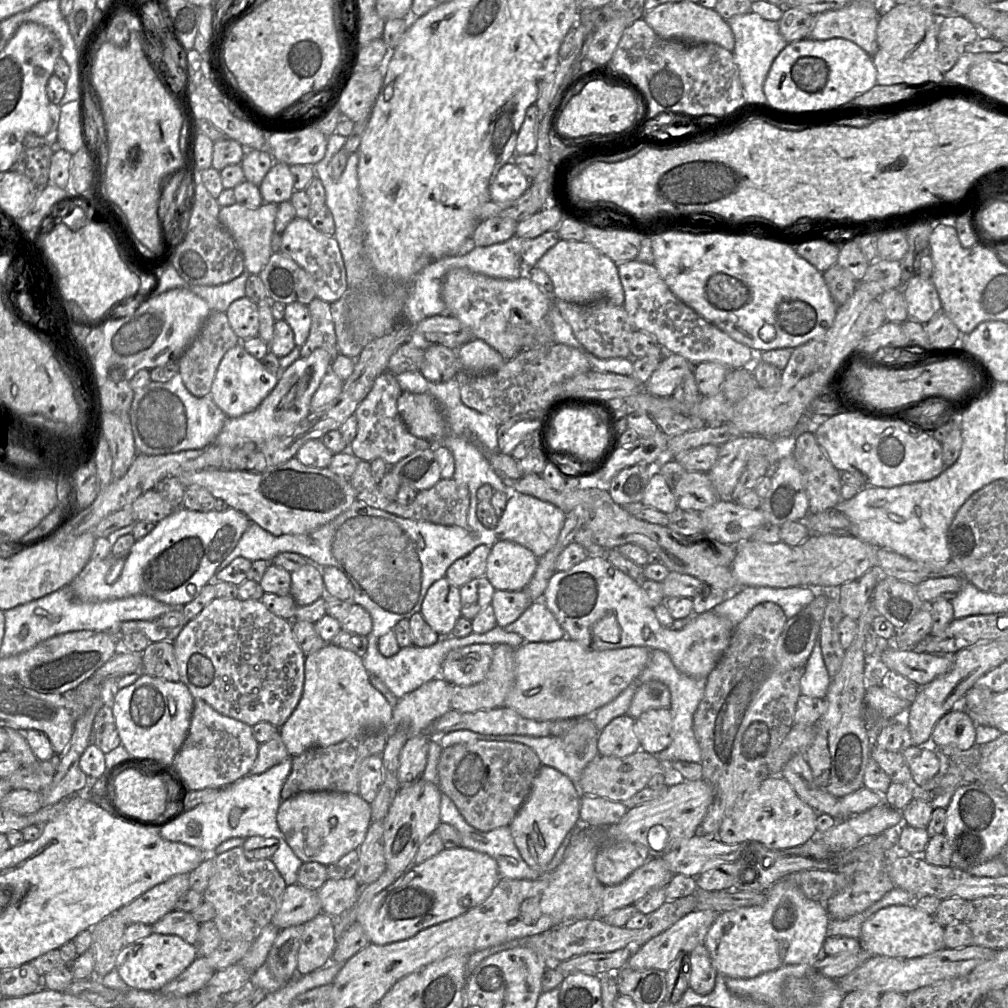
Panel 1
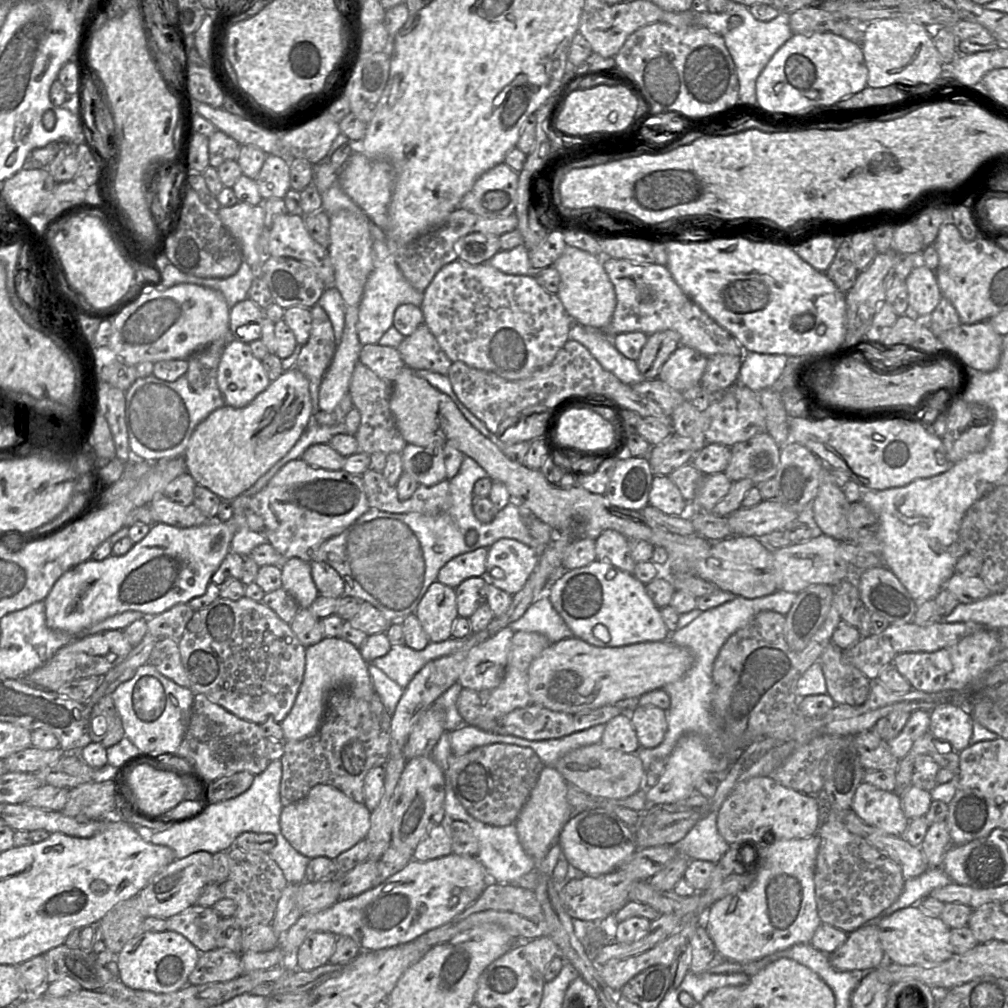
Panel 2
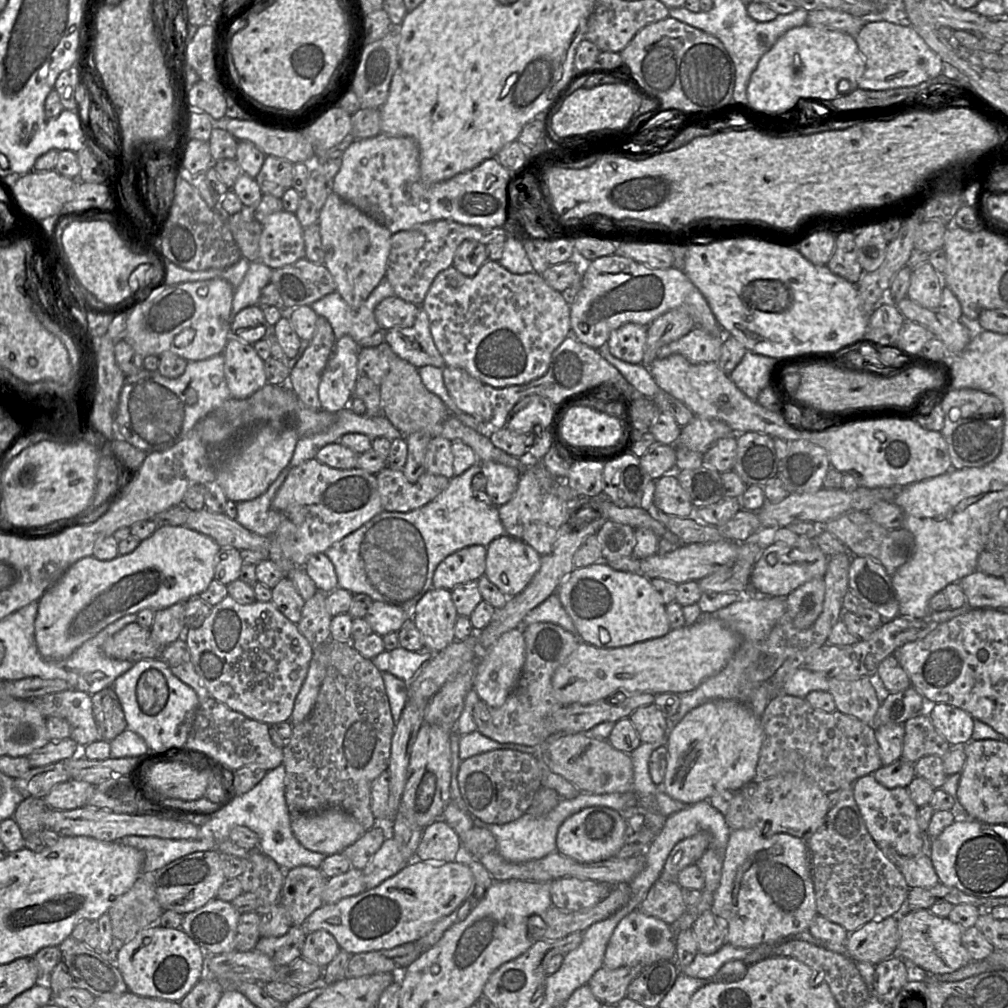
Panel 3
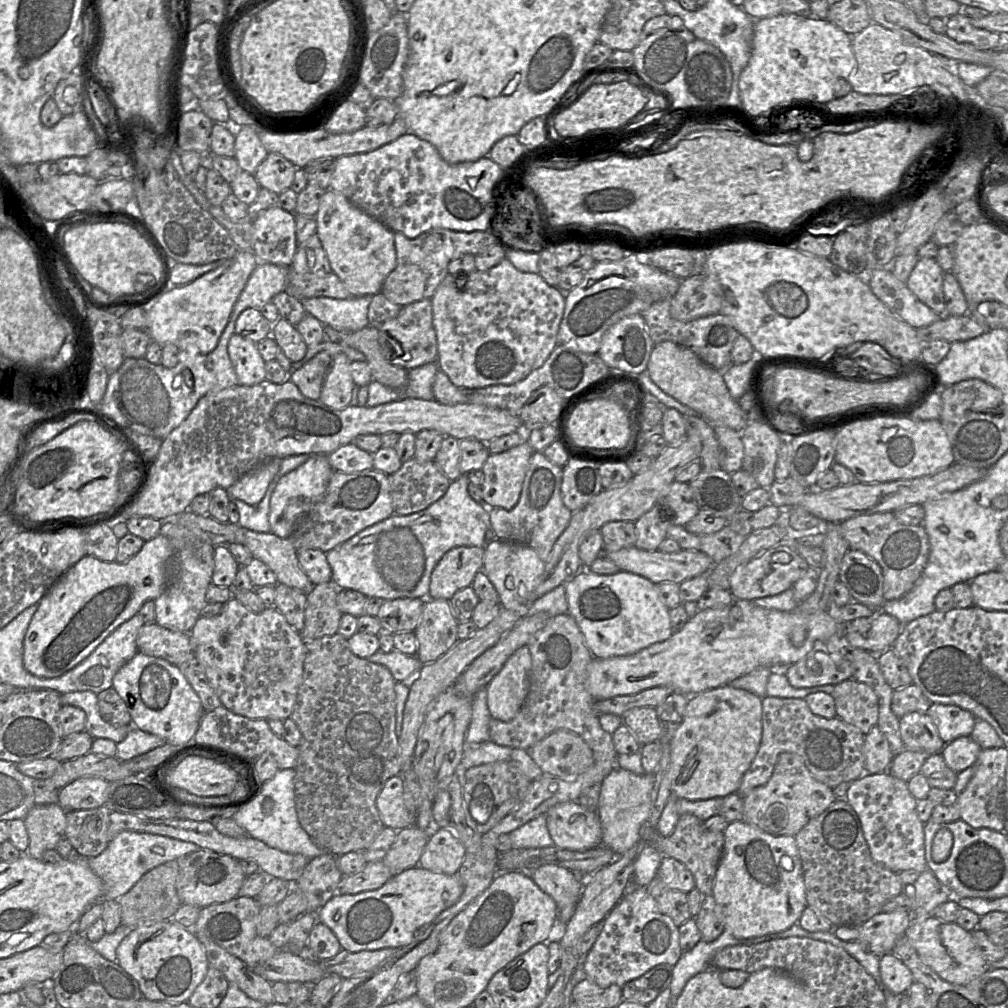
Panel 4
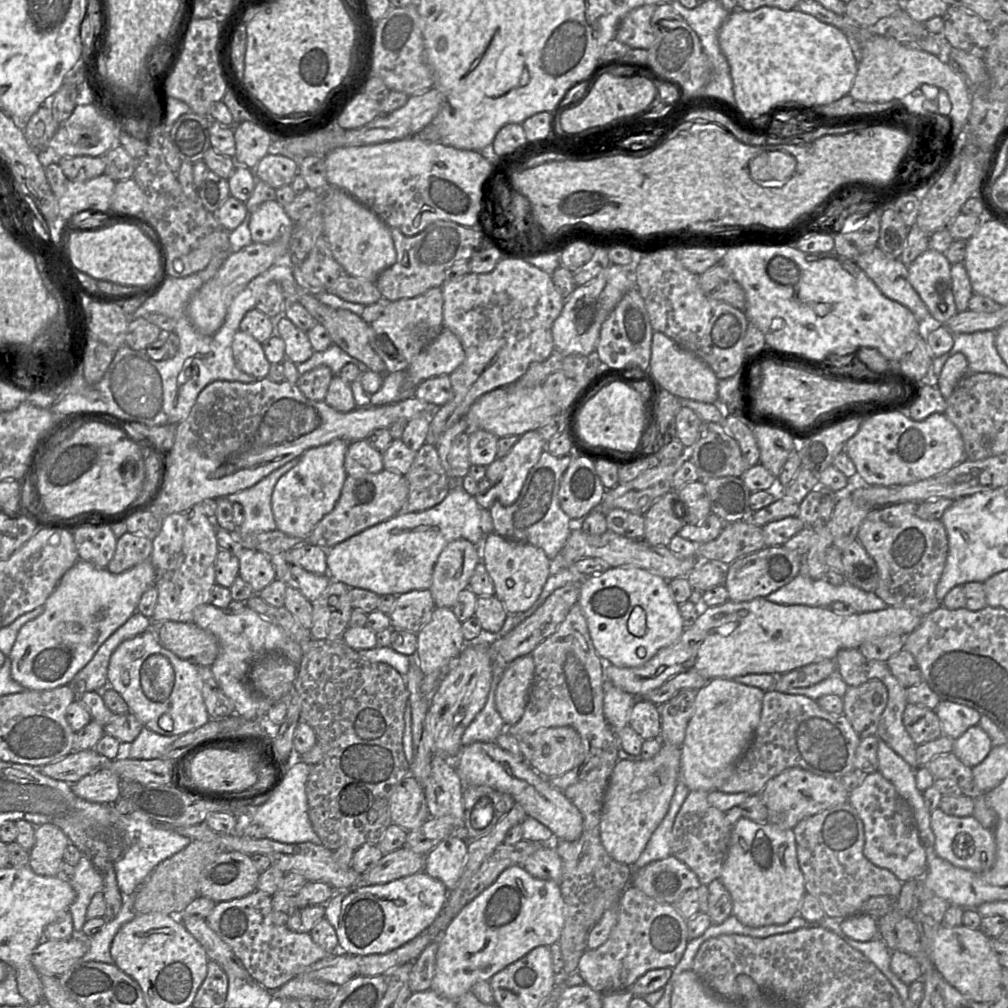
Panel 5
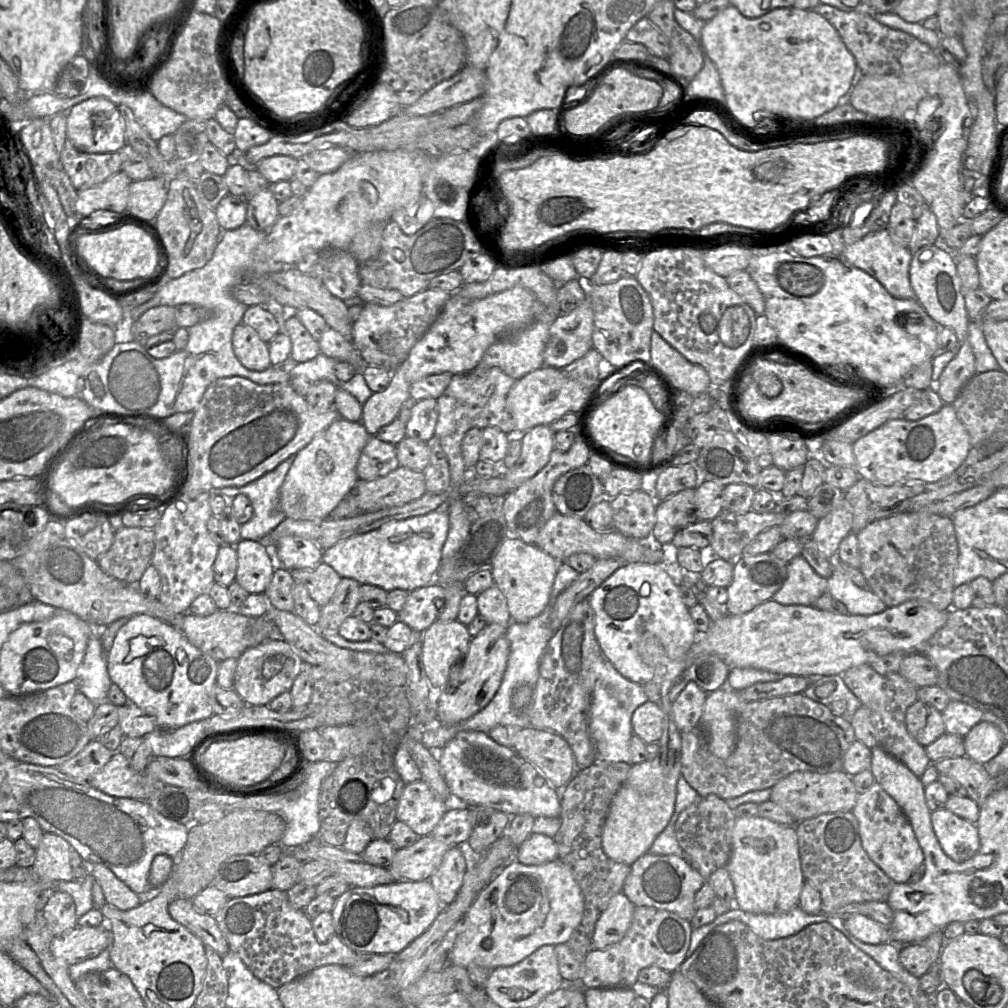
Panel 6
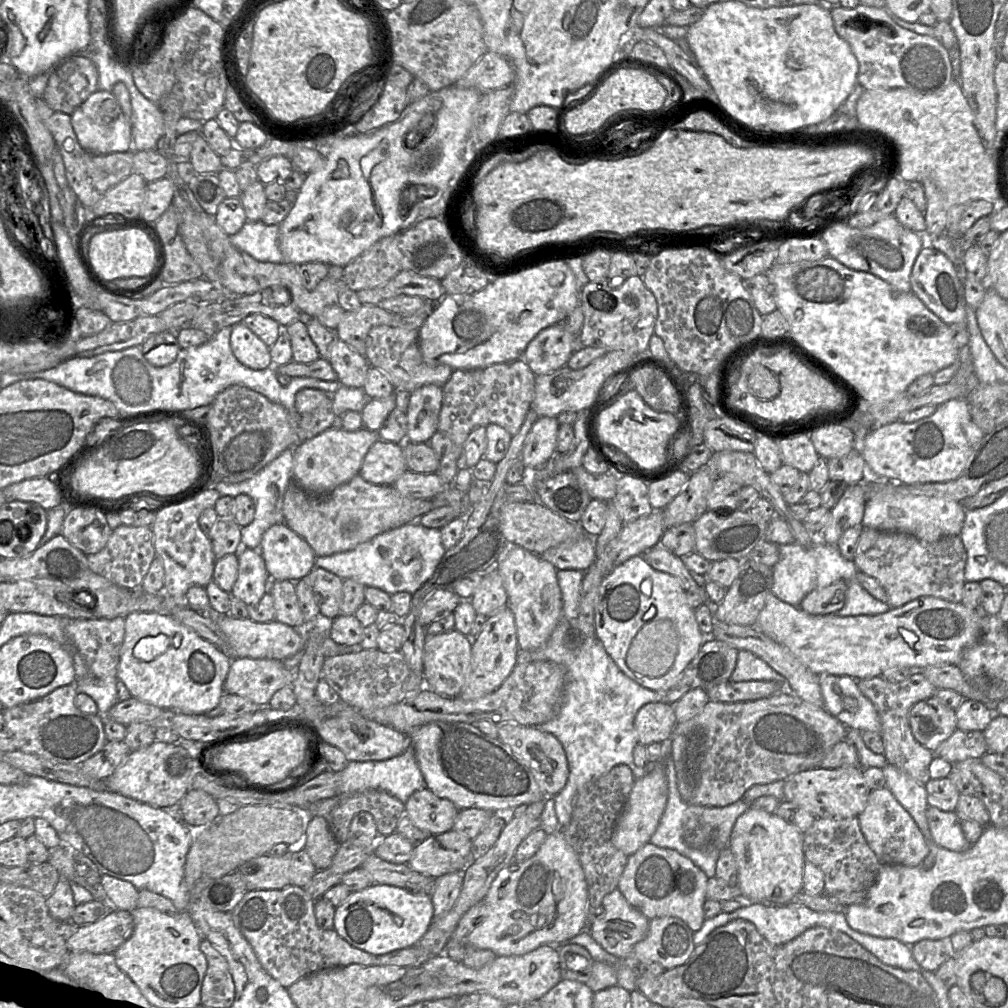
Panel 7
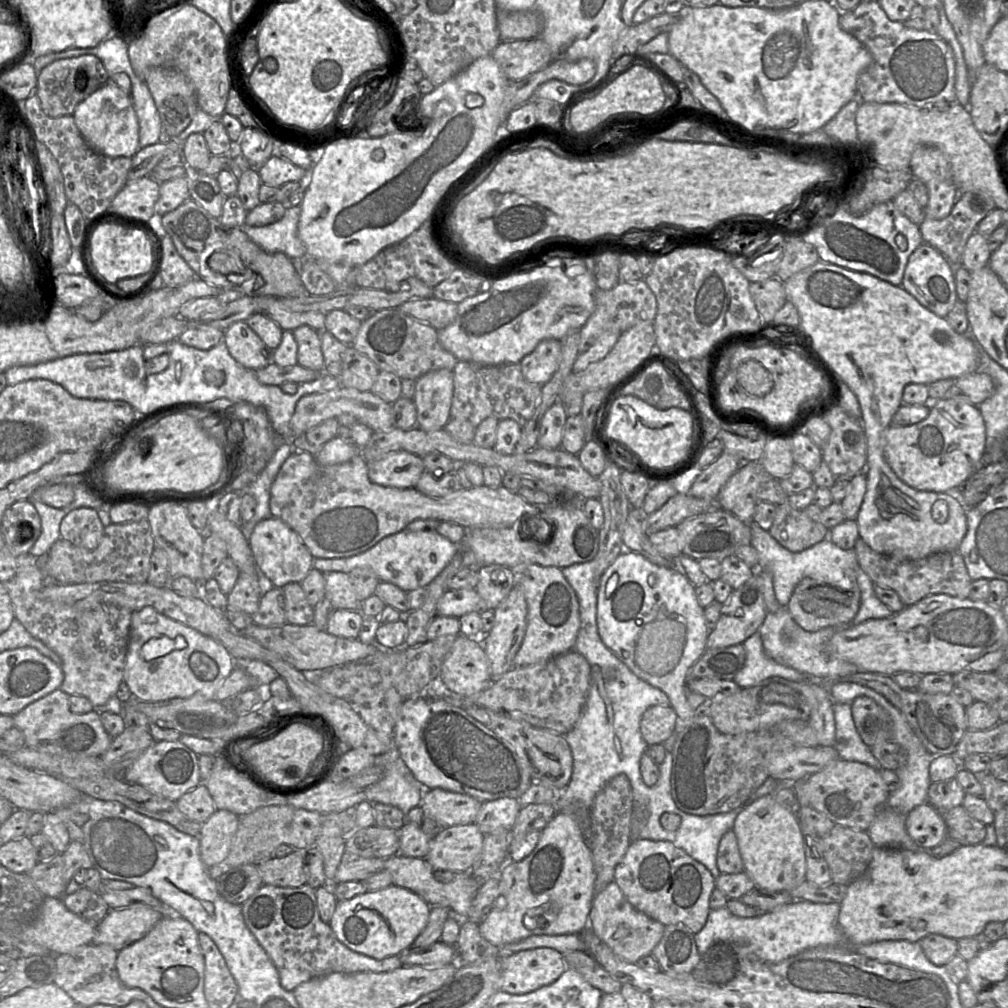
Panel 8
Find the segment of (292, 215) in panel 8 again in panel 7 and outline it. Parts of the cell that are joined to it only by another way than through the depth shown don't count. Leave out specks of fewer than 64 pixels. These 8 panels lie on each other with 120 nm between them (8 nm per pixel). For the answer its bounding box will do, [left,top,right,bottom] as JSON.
[229,221,285,263]

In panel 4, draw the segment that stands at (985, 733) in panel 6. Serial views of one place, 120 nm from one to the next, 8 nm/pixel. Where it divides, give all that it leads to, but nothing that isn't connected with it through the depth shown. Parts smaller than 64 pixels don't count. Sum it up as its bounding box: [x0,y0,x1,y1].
[940,736,981,773]

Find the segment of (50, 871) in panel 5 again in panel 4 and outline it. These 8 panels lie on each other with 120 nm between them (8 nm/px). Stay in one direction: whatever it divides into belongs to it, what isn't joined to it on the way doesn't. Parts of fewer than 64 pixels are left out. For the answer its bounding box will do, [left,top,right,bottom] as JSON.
[23,804,66,860]

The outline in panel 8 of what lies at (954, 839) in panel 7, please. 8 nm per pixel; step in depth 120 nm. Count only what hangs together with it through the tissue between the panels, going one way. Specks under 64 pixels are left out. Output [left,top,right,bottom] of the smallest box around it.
[906,803,947,850]

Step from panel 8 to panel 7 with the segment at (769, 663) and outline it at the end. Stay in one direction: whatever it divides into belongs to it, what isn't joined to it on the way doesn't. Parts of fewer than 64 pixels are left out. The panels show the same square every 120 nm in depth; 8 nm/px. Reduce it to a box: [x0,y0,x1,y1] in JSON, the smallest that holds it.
[730,650,787,685]

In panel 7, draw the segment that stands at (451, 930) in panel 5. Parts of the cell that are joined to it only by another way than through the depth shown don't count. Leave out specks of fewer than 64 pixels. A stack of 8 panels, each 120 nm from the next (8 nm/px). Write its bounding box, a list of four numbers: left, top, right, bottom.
[463,830,588,956]

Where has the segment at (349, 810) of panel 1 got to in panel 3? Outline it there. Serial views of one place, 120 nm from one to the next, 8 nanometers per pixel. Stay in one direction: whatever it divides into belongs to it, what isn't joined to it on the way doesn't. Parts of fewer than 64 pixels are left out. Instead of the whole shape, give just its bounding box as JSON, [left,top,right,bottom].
[291,809,365,856]

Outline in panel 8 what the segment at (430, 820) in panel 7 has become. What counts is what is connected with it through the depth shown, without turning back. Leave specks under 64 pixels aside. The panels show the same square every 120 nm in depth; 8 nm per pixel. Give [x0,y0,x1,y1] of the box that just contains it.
[420,788,482,828]

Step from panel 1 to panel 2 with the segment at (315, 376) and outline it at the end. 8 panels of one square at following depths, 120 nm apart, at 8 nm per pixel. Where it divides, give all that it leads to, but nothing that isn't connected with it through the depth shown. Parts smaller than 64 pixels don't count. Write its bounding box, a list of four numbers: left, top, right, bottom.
[183,367,312,501]

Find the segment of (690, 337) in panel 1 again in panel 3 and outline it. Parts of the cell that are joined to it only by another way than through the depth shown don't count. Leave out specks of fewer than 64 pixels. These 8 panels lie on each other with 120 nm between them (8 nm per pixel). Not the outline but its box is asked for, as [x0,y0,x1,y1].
[570,254,725,350]

